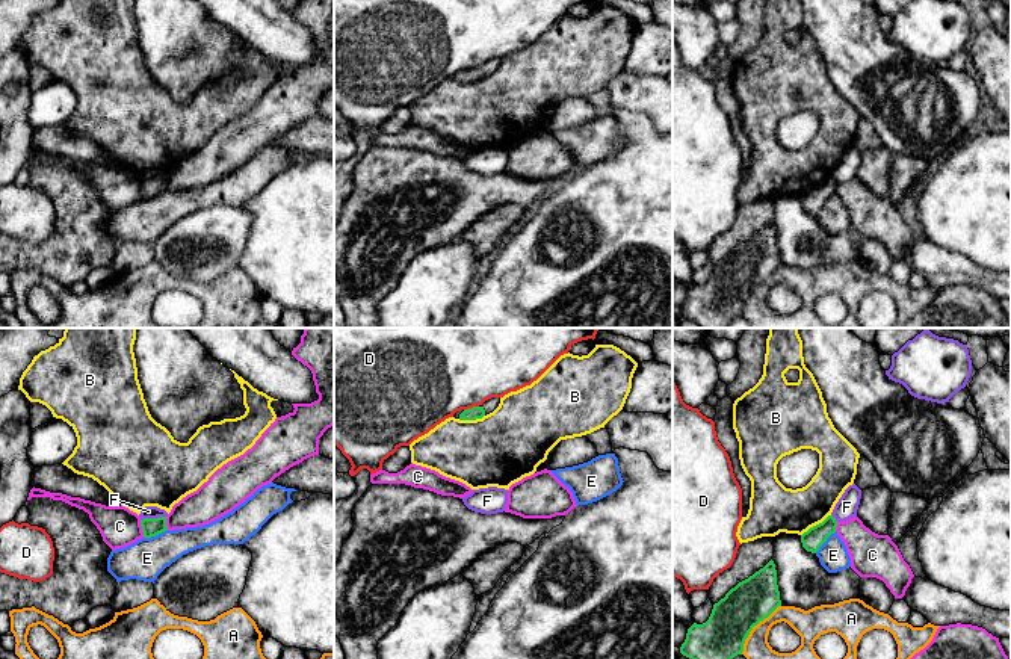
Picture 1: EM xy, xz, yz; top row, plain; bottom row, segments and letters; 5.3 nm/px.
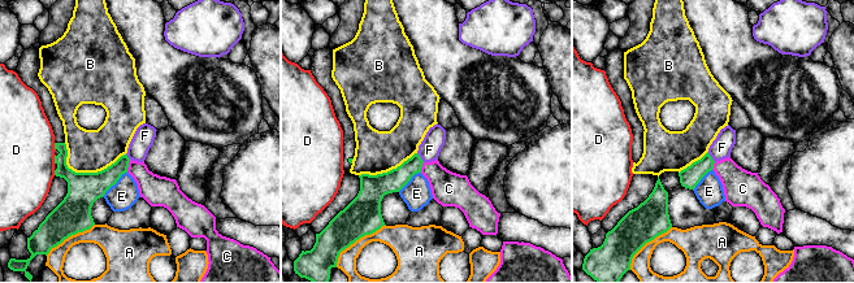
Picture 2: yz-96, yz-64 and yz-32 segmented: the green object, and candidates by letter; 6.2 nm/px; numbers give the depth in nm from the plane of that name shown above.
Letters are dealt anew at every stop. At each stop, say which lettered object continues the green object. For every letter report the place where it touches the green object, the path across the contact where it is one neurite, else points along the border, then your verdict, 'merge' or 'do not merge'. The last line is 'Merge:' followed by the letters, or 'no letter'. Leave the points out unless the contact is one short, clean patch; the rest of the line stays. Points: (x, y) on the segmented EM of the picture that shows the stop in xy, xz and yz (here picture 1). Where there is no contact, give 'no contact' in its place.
A: meets green in yz at (753, 626); do not merge
B: meets green in yz at (816, 525); do not merge
C: meets green in xy at (142, 529); do not merge
D: meets green in xz at (470, 408); border along xz (478, 405), (464, 410); do not merge
E: meets green in yz at (825, 540); border along yz (834, 531), (815, 552); do not merge
F: meets green in xy at (153, 519); border along xy (165, 516), (141, 520); do not merge
Merge: no letter

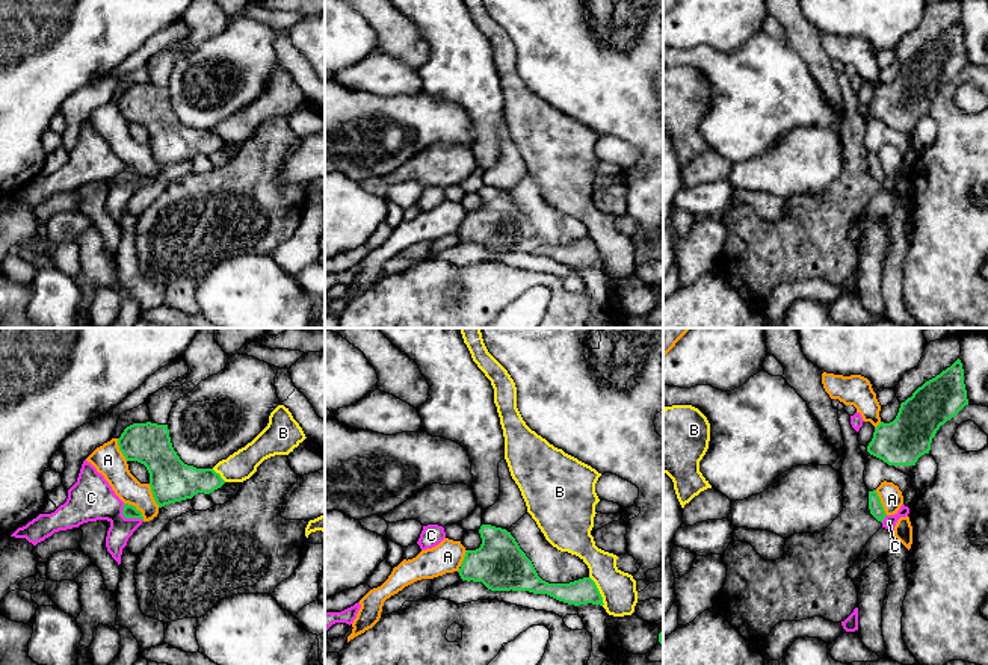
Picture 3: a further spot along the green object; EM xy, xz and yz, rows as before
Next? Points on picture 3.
A: meets green in xy at (135, 508); do not merge
B: meets green in xz at (598, 591); do not merge
C: meets green in xy at (127, 517); border along xy (123, 504), (123, 514), (126, 517), (139, 517), (142, 520); do not merge
Merge: no letter

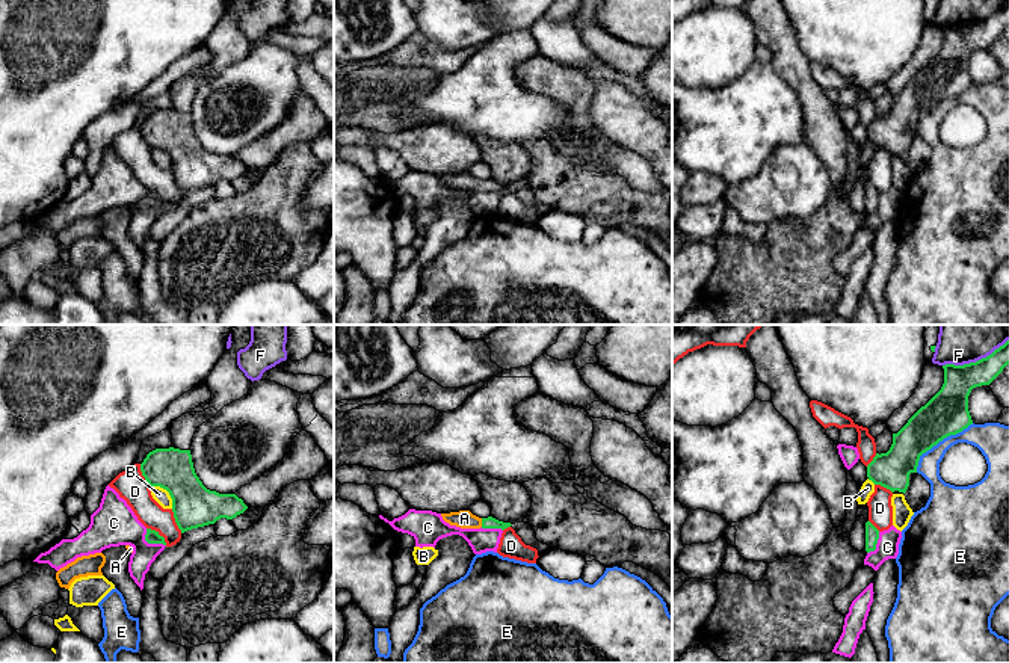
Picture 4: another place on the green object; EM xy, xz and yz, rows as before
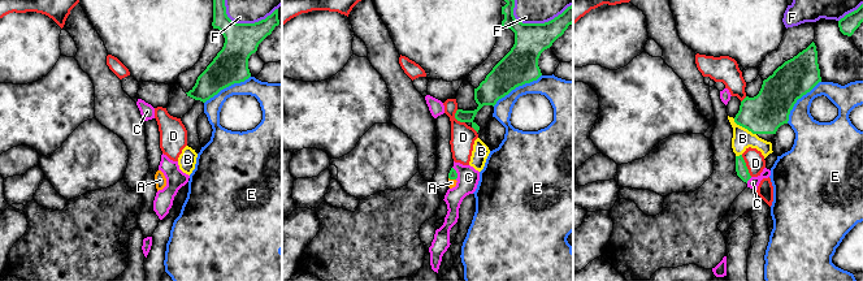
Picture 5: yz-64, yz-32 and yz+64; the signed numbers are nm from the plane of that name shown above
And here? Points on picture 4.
A: meets green in xz at (482, 523); runs through xz (487, 523), (482, 523), (464, 518); merge
B: meets green in xy at (166, 490); border along xy (150, 485), (163, 488), (171, 499), (172, 508); do not merge
C: meets green in xy at (150, 542); border along xy (145, 529), (145, 539), (148, 542), (162, 542), (165, 545); do not merge
D: meets green in xy at (157, 533); do not merge
E: meets green in yz at (938, 441); do not merge
F: meets green in yz at (976, 361); do not merge
Merge: A

